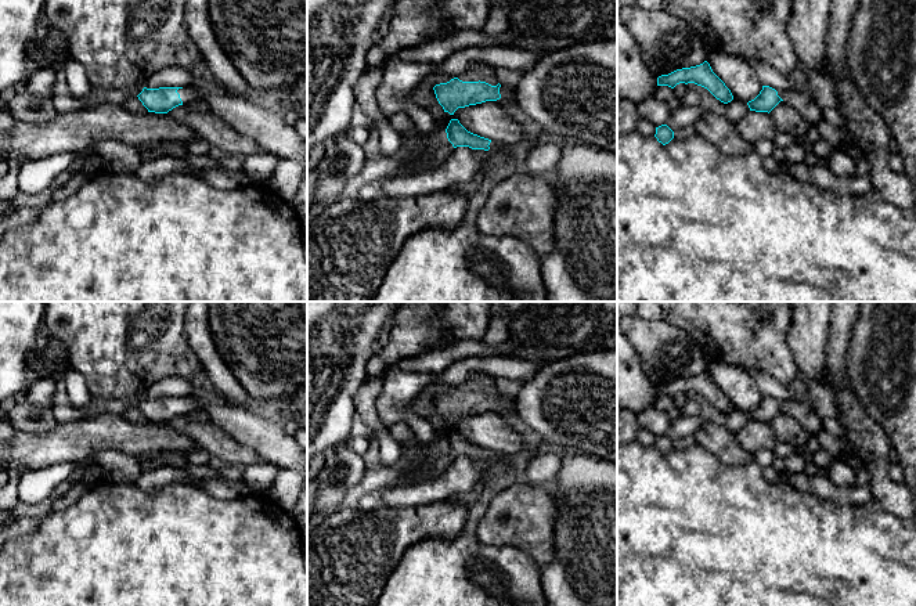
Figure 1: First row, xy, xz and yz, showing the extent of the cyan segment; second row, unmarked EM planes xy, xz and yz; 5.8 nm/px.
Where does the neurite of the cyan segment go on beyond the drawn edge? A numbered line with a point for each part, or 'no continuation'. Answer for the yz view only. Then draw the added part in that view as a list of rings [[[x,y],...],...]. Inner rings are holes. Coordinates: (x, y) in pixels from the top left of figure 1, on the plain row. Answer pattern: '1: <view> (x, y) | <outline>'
1: yz (808, 419) | [[[791,398],[787,401],[778,401],[778,405],[791,415],[809,436],[815,436],[823,430],[823,419],[804,401]]]

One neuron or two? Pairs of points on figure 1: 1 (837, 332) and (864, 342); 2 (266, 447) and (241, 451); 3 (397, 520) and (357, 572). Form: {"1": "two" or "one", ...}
{"1": "one", "2": "two", "3": "one"}

